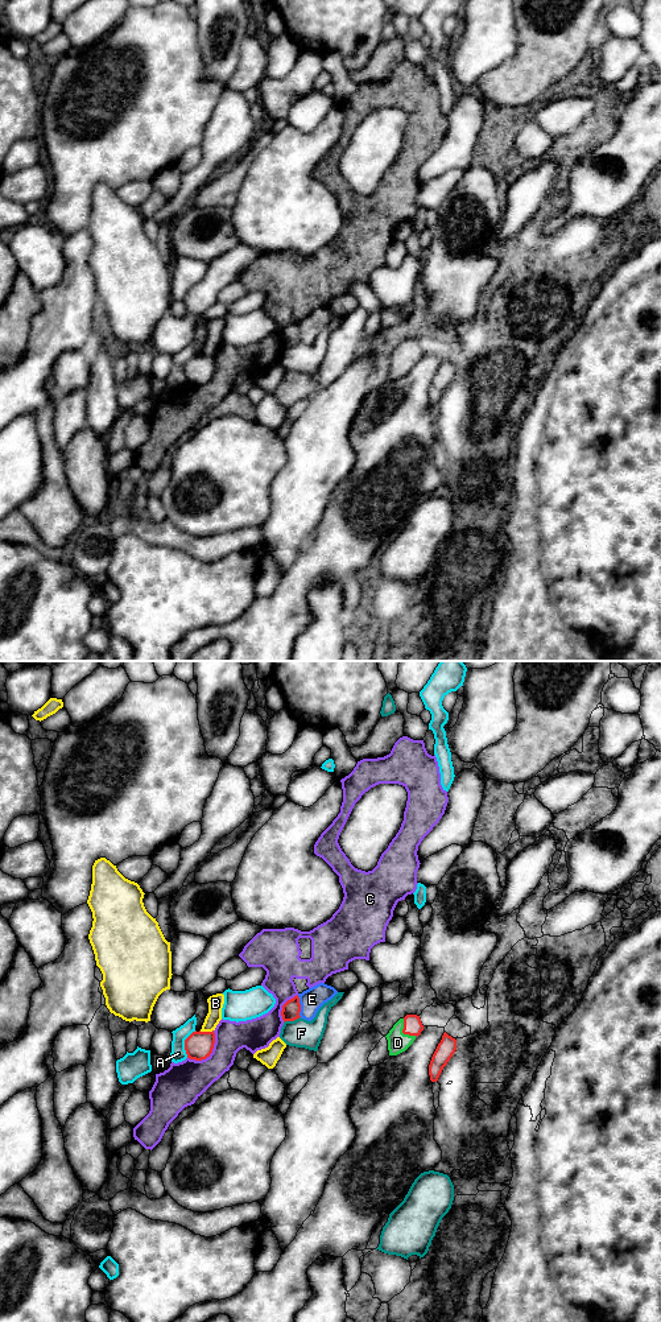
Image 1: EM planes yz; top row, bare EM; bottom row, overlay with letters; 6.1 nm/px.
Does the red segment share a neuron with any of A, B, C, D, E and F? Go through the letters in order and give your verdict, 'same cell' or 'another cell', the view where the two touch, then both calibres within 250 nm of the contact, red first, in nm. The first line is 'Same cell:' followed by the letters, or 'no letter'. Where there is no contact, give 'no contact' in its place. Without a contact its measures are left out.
Same cell: D
A: another cell | yz | 170/90 nm
B: another cell | yz | 170/100 nm
C: another cell | yz | 170/240 nm
D: same cell | yz | 110/130 nm
E: another cell | yz | 110/140 nm
F: another cell | yz | 110/180 nm

